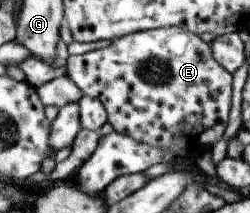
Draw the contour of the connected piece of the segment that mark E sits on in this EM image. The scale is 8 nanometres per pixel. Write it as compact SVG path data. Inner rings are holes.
M168 26L129 33L114 40L107 48L69 55L67 66L67 76L80 87L83 95L102 102L107 111L107 122L115 131L138 143L180 152L195 147L211 149L224 135L232 105L232 74L214 59L210 43L202 41L192 31Z

